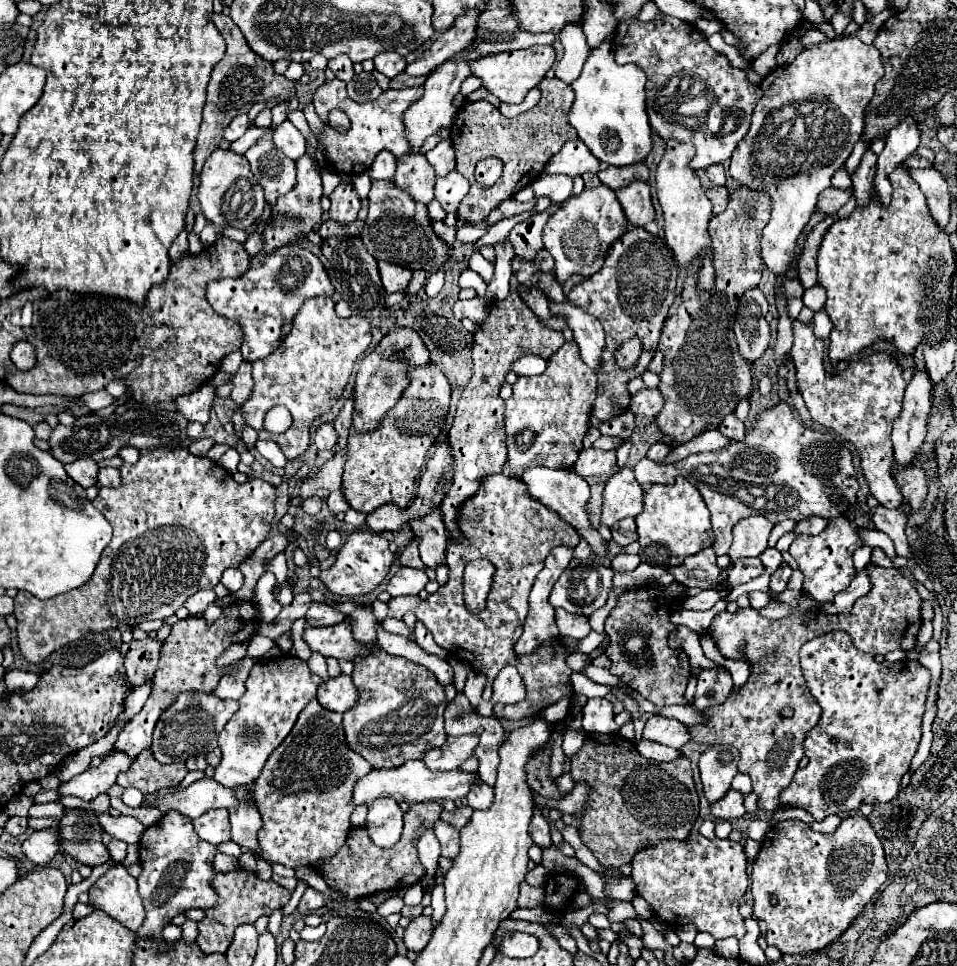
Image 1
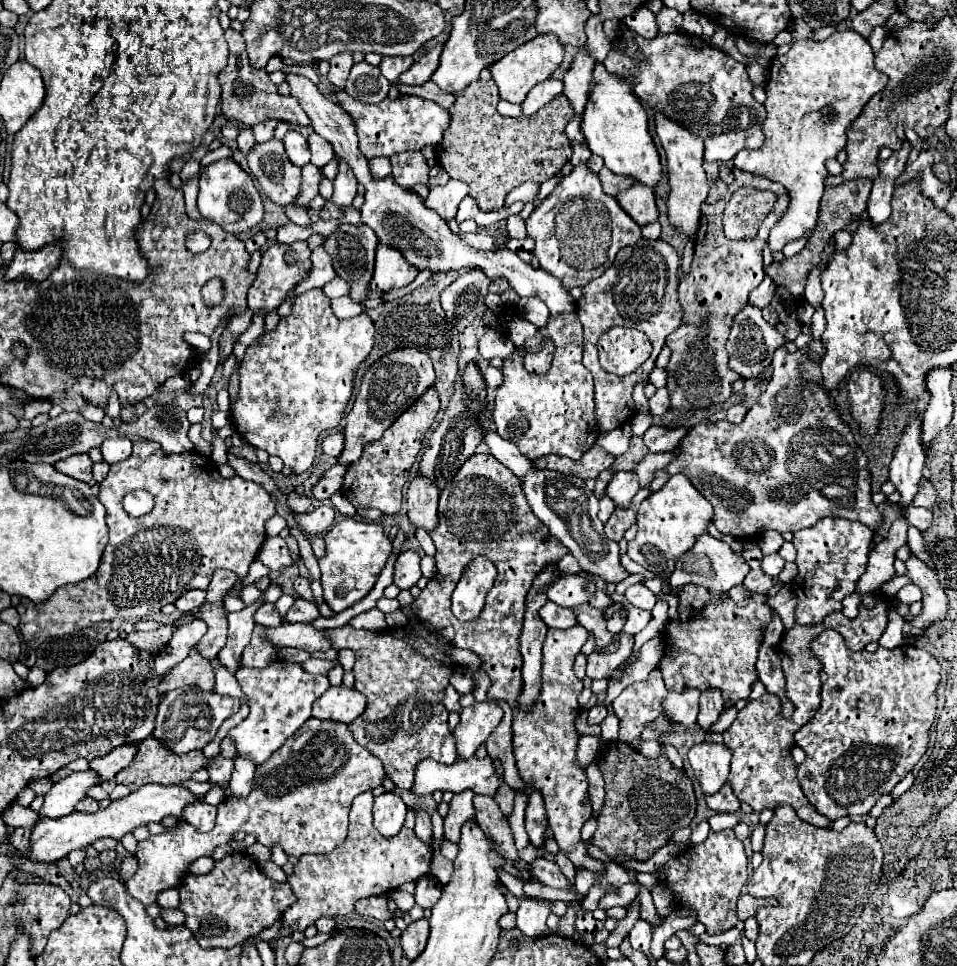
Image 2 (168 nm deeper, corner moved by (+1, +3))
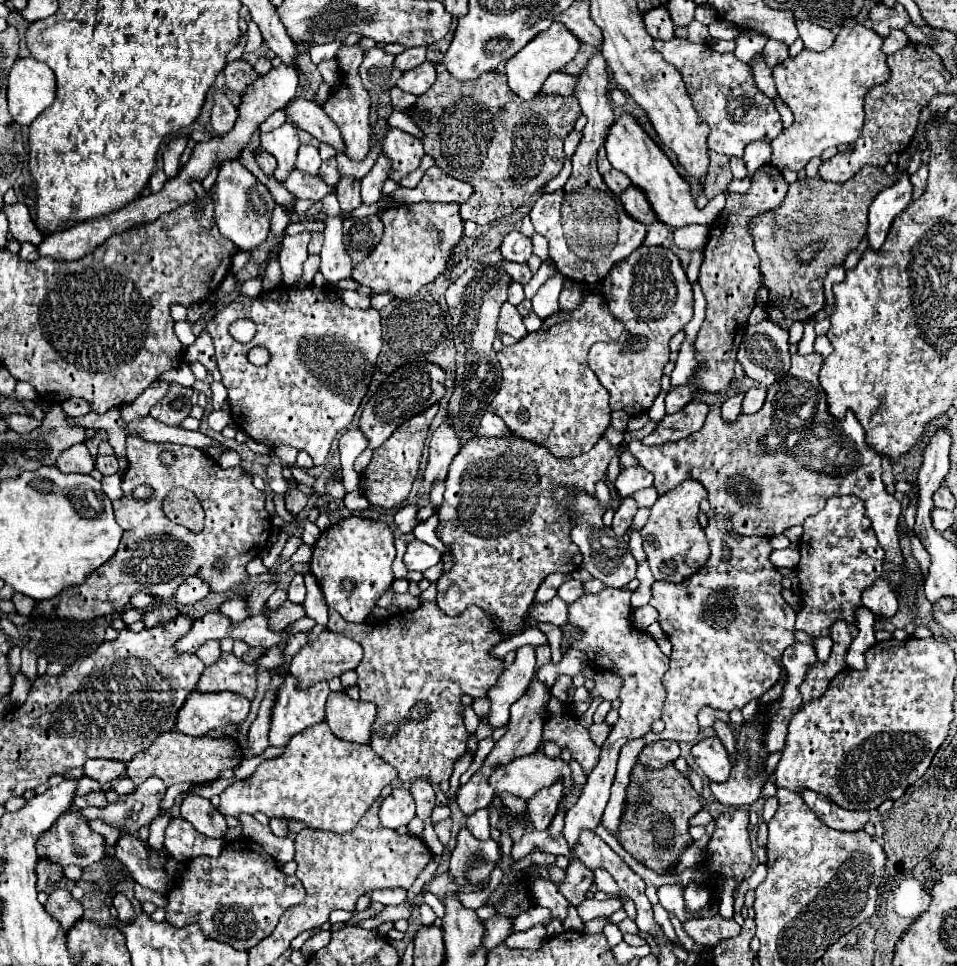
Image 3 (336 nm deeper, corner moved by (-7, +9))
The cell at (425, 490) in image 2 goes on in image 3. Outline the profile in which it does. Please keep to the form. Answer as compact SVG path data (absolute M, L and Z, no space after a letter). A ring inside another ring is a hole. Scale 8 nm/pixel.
M446 420L442 426L436 428L430 440L430 456L428 456L428 466L424 470L424 488L430 492L432 484L436 480L444 480L448 466L452 458L460 450L460 438L454 432L452 424Z

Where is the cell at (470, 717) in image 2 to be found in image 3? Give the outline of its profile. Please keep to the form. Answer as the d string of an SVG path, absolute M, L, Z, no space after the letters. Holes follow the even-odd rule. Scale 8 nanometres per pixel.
M522 646L516 650L514 662L498 676L490 688L488 698L492 700L488 720L494 728L504 726L510 718L510 706L524 694L536 672L536 650L534 646Z

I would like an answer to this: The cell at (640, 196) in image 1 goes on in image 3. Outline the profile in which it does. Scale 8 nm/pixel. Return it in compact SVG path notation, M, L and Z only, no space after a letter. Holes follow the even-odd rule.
M628 186L628 188L622 192L620 200L622 200L624 212L626 212L630 218L634 218L634 220L638 220L638 222L642 222L642 224L646 224L646 226L652 224L652 222L656 222L656 216L652 214L652 208L648 206L648 200L644 198L644 192L642 192L642 190L636 190L634 186Z

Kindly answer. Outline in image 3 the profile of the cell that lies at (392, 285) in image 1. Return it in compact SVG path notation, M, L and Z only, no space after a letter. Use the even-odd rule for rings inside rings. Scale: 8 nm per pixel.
M418 202L408 204L406 208L388 208L380 214L380 220L384 224L384 236L374 250L352 268L352 278L358 284L368 286L372 294L386 292L394 298L410 298L422 286L444 274L452 260L452 248L458 244L464 230L458 204L452 202ZM428 244L432 246L428 248Z

